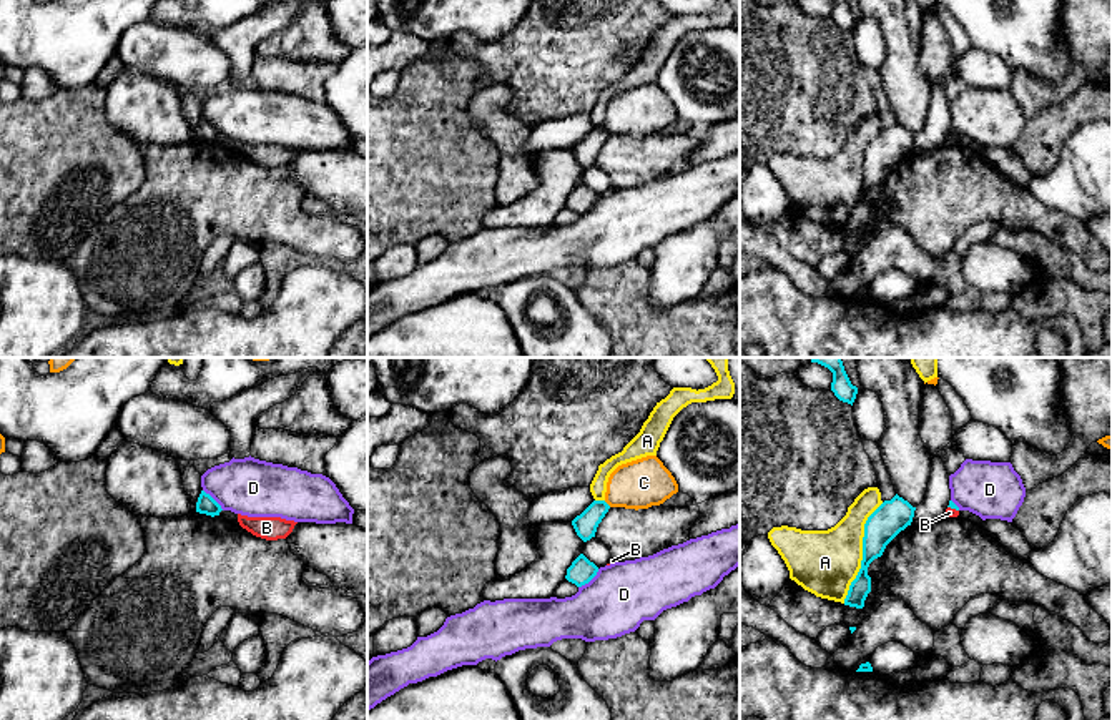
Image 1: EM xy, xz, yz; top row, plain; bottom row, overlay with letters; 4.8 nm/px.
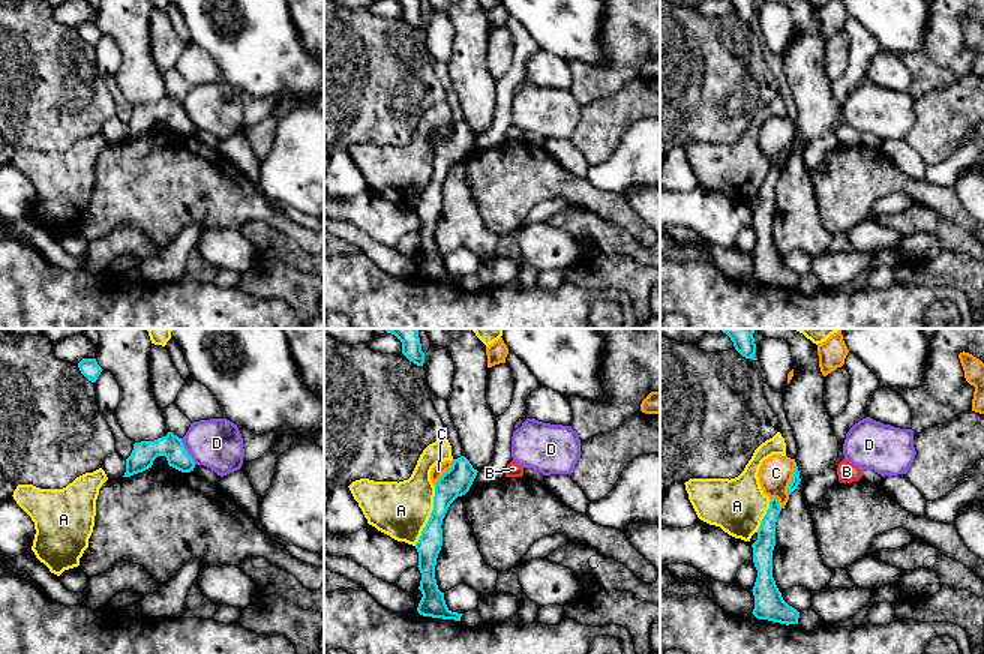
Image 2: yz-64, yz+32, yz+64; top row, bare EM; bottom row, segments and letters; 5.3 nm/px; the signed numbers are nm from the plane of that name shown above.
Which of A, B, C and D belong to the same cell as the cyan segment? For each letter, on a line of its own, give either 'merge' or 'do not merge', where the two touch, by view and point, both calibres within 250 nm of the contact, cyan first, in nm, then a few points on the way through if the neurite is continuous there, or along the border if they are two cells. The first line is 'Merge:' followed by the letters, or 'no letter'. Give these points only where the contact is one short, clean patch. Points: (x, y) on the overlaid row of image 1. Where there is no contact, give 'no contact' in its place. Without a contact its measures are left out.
Merge: no letter
A: do not merge | yz (863, 552) | 160/320 nm
B: do not merge | yz (953, 507) | 30/50 nm | along yz (948, 506), (958, 511)
C: do not merge | xz (605, 503) | 120/240 nm
D: do not merge | xz (589, 581) | 120/320 nm | along xz (599, 569), (579, 587)

